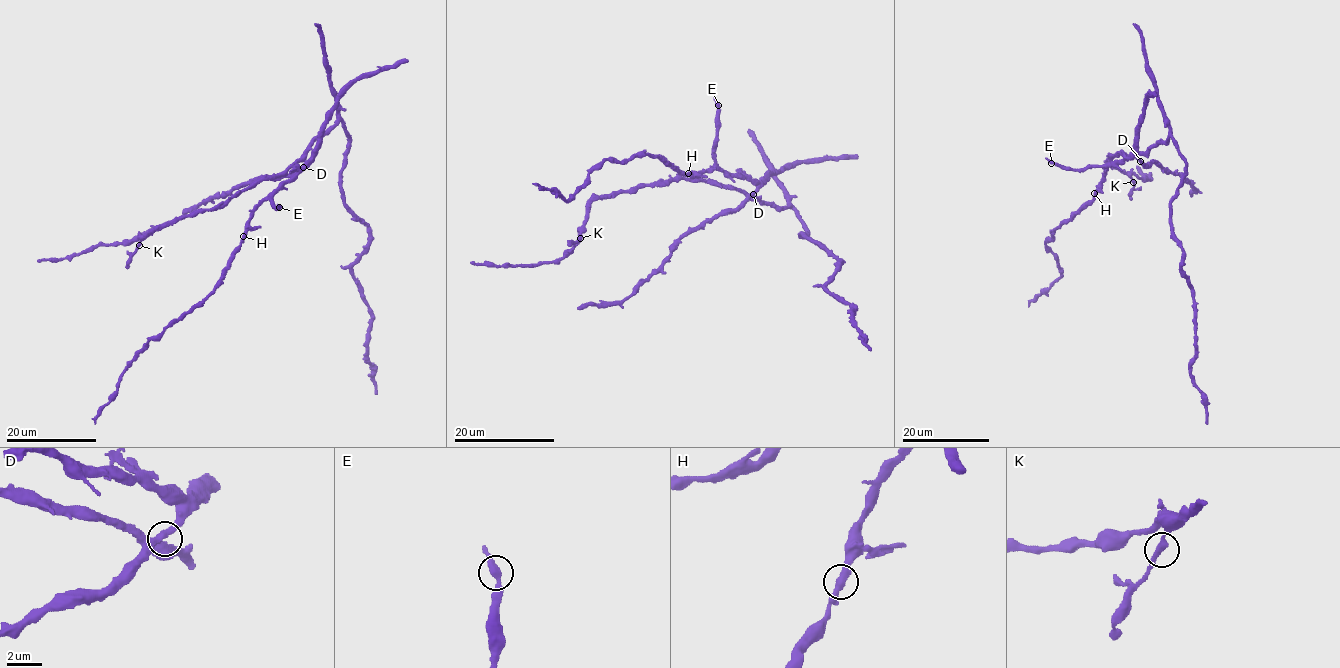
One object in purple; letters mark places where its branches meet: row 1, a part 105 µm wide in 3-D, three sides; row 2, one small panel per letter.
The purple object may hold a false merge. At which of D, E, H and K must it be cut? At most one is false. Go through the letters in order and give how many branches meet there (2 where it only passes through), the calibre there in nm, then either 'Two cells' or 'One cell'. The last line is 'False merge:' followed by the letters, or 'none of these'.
D: Branches: 2. Thickness 340 nm. One cell
E: Branches: 2. Thickness 360 nm. One cell
H: Branches: 2. Thickness 360 nm. One cell
K: Branches: 2. Thickness 360 nm. One cell
False merge: none of these

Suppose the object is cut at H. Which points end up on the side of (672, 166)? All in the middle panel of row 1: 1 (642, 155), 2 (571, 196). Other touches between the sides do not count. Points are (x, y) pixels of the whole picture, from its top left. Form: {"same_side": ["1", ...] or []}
{"same_side": ["1", "2"]}

